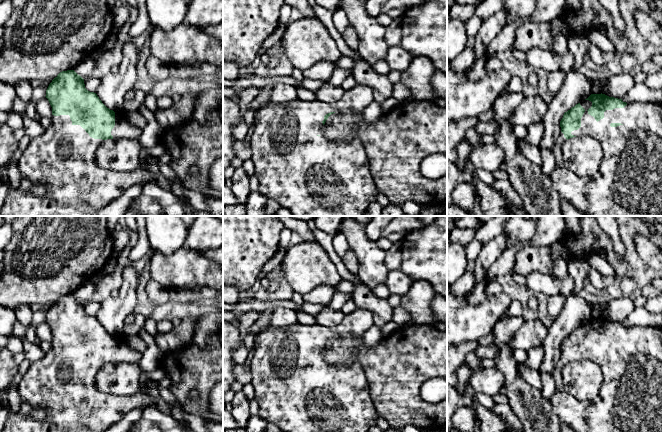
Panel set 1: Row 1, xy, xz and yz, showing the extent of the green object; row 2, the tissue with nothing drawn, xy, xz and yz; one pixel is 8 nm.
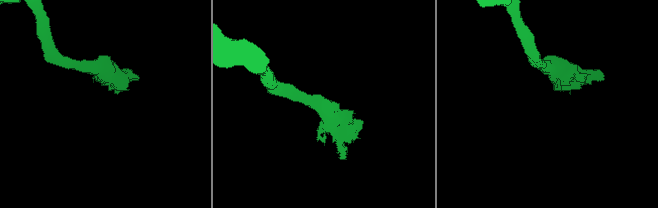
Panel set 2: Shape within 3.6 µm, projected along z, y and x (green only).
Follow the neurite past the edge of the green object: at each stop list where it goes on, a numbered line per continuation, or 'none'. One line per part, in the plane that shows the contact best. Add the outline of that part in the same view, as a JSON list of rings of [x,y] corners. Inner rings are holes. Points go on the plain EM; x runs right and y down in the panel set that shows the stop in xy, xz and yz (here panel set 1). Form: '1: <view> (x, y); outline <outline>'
1: yz (630, 399); outline [[[583,324],[580,329],[585,333],[581,342],[581,351],[572,355],[571,358],[590,360],[598,364],[603,372],[604,380],[597,400],[592,402],[577,400],[564,390],[561,372],[567,363],[560,356],[551,373],[556,388],[549,400],[560,423],[568,425],[575,432],[662,432],[662,329],[650,326],[630,326],[624,332],[606,334],[604,342],[598,346],[588,338],[587,334],[592,330],[591,325]]]

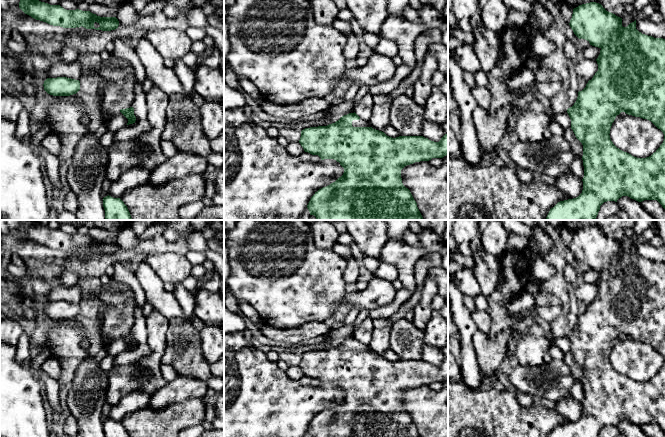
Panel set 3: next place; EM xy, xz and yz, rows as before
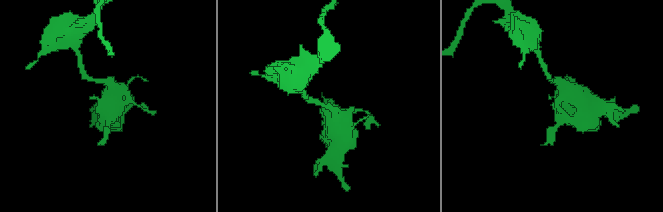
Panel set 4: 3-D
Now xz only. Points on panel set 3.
1: xz (361, 346); outline [[[360,342],[359,344],[352,345],[353,351],[371,351],[368,343]]]

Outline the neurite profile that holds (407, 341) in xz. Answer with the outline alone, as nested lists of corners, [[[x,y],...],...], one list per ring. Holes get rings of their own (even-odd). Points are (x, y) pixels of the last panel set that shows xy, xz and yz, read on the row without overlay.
[[[402,318],[393,322],[390,349],[400,360],[422,360],[424,331],[417,329],[412,322]]]

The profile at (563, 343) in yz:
[[[557,337],[551,340],[551,344],[559,347],[564,353],[571,352],[571,343],[568,337]]]

